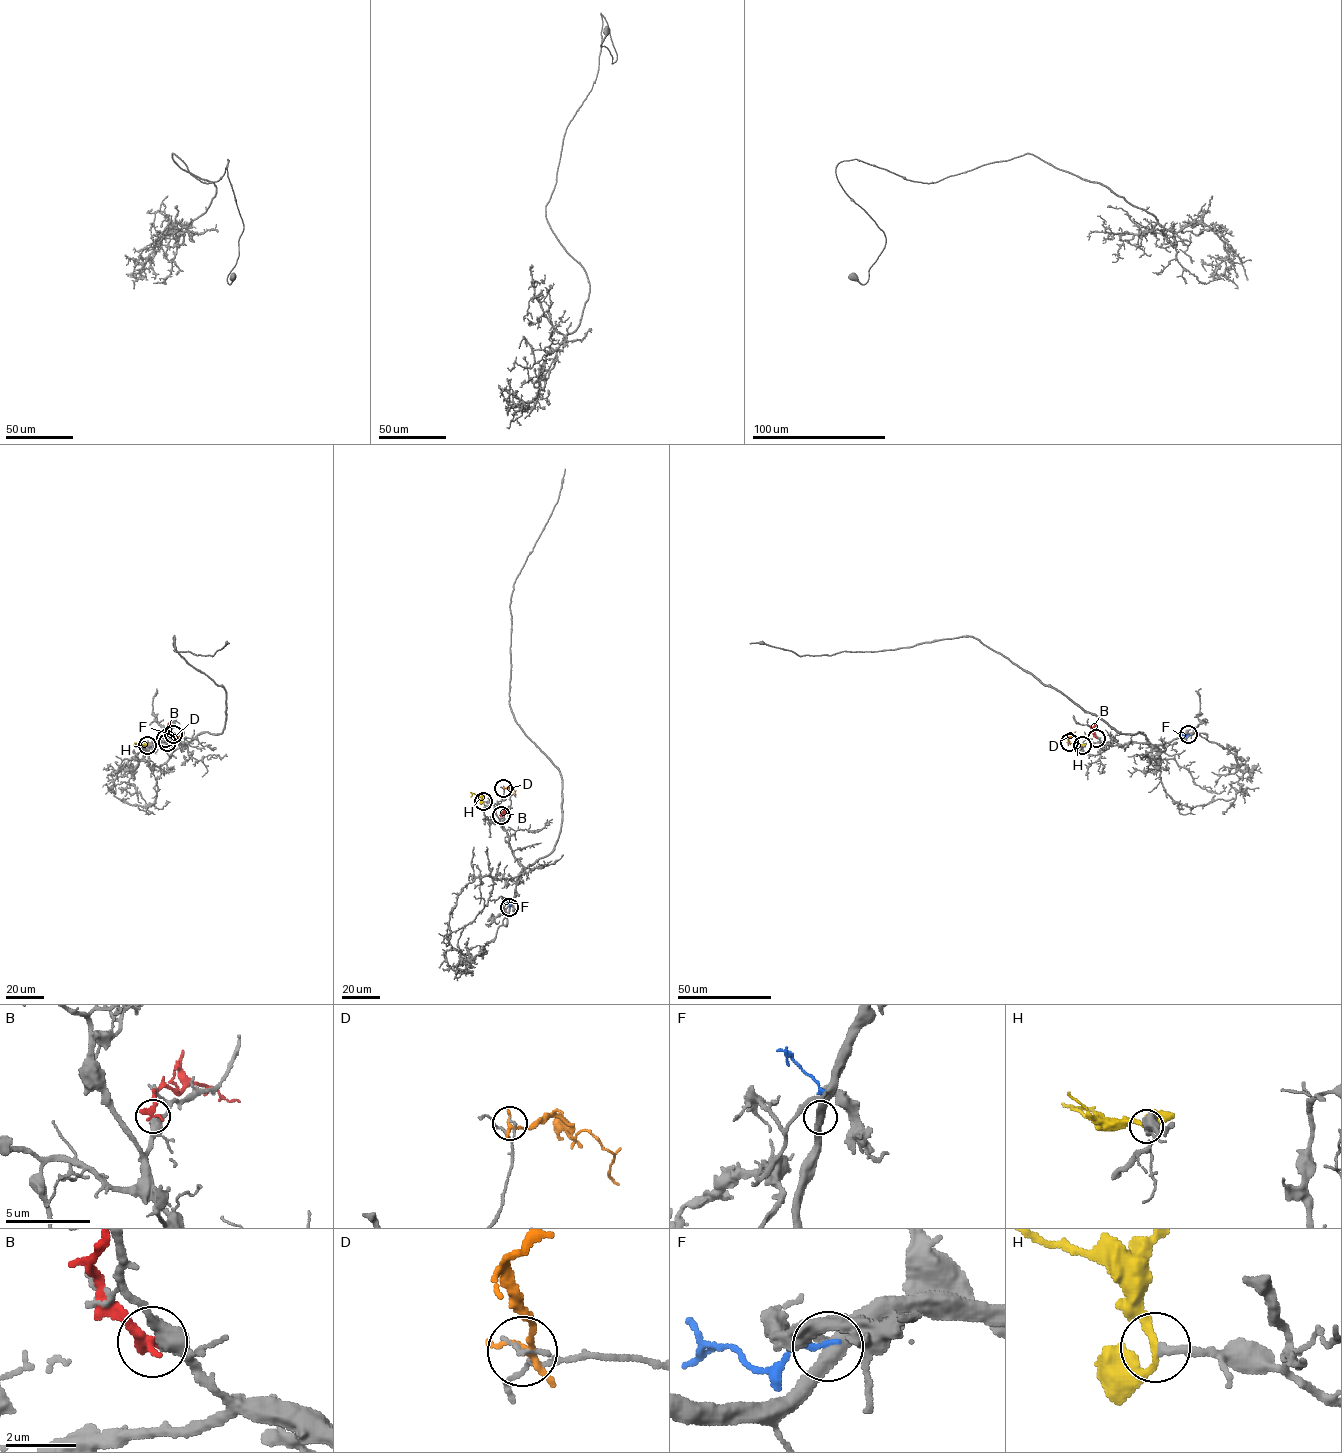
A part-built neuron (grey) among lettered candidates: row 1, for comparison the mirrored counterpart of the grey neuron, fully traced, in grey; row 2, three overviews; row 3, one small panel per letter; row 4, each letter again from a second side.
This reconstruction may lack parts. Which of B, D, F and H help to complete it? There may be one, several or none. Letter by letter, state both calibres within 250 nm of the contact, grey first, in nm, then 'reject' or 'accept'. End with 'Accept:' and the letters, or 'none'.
B: 460 nm thick on the grey side, 400 nm on the other; reject
D: 130 nm thick on the grey side, 180 nm on the other; reject
F: 360 nm thick on the grey side, 170 nm on the other; reject
H: 240 nm thick on the grey side, 200 nm on the other; accept
Accept: H

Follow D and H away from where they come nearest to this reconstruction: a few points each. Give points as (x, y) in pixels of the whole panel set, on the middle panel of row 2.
D: (503, 787), (512, 788), (516, 794)
H: (483, 801), (473, 793), (471, 796)

